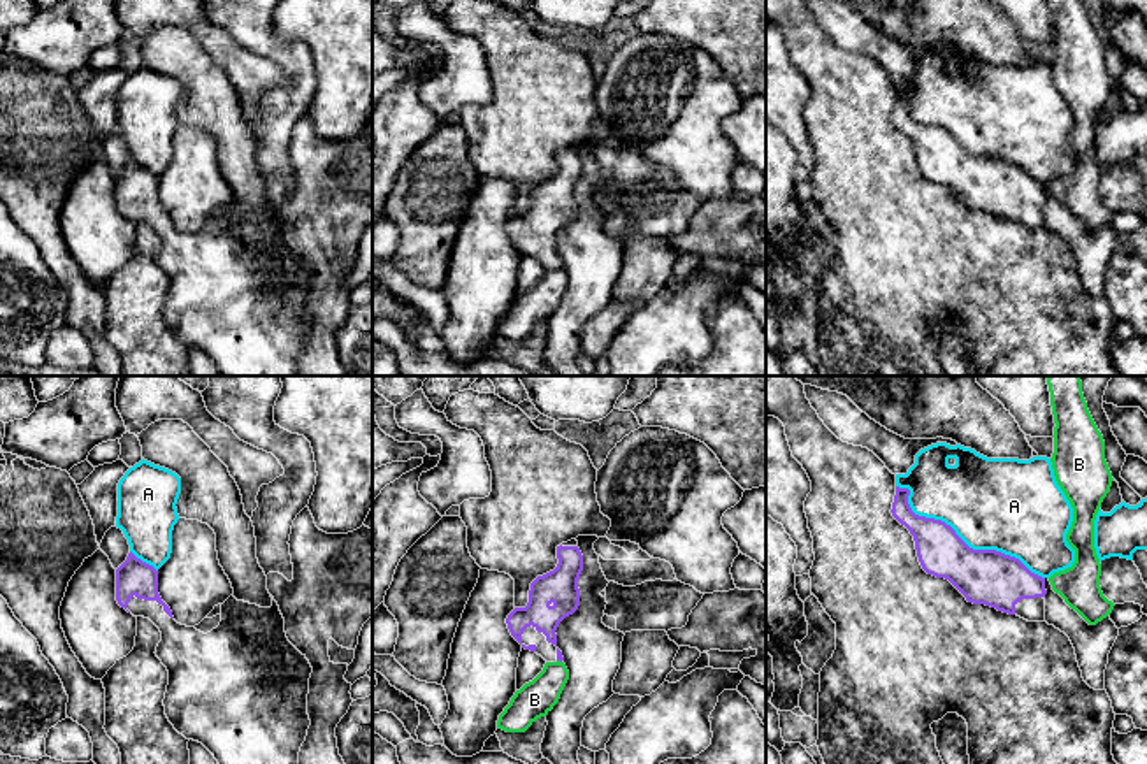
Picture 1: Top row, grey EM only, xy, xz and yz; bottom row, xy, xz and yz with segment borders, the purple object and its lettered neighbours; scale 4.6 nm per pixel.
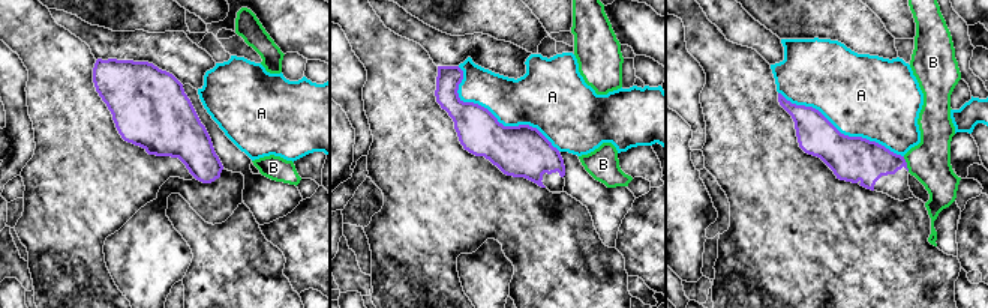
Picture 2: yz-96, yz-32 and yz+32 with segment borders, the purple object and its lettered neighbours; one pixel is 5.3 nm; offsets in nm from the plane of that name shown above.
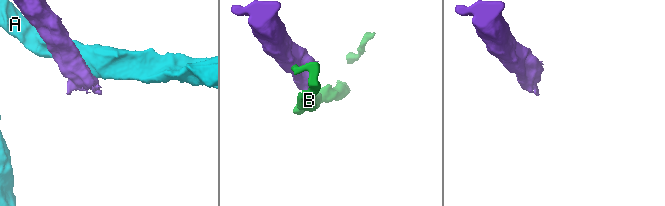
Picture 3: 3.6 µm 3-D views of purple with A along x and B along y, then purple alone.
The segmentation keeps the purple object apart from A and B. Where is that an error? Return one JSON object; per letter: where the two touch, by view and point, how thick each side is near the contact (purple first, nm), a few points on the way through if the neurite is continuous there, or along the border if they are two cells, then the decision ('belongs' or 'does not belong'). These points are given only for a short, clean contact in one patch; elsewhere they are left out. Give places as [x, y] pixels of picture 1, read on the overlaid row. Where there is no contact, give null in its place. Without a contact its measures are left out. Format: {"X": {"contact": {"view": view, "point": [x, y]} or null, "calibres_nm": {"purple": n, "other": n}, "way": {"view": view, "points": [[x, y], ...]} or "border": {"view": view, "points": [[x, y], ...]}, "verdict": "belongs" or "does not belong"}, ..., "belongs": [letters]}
{"A": {"contact": {"view": "yz", "point": [961, 540]}, "calibres_nm": {"purple": 260, "other": 420}, "verdict": "does not belong"}, "B": {"contact": {"view": "xz", "point": [559, 659]}, "calibres_nm": {"purple": 30, "other": 170}, "border": {"view": "xz", "points": [[557, 659], [561, 663]]}, "verdict": "does not belong"}, "belongs": []}

